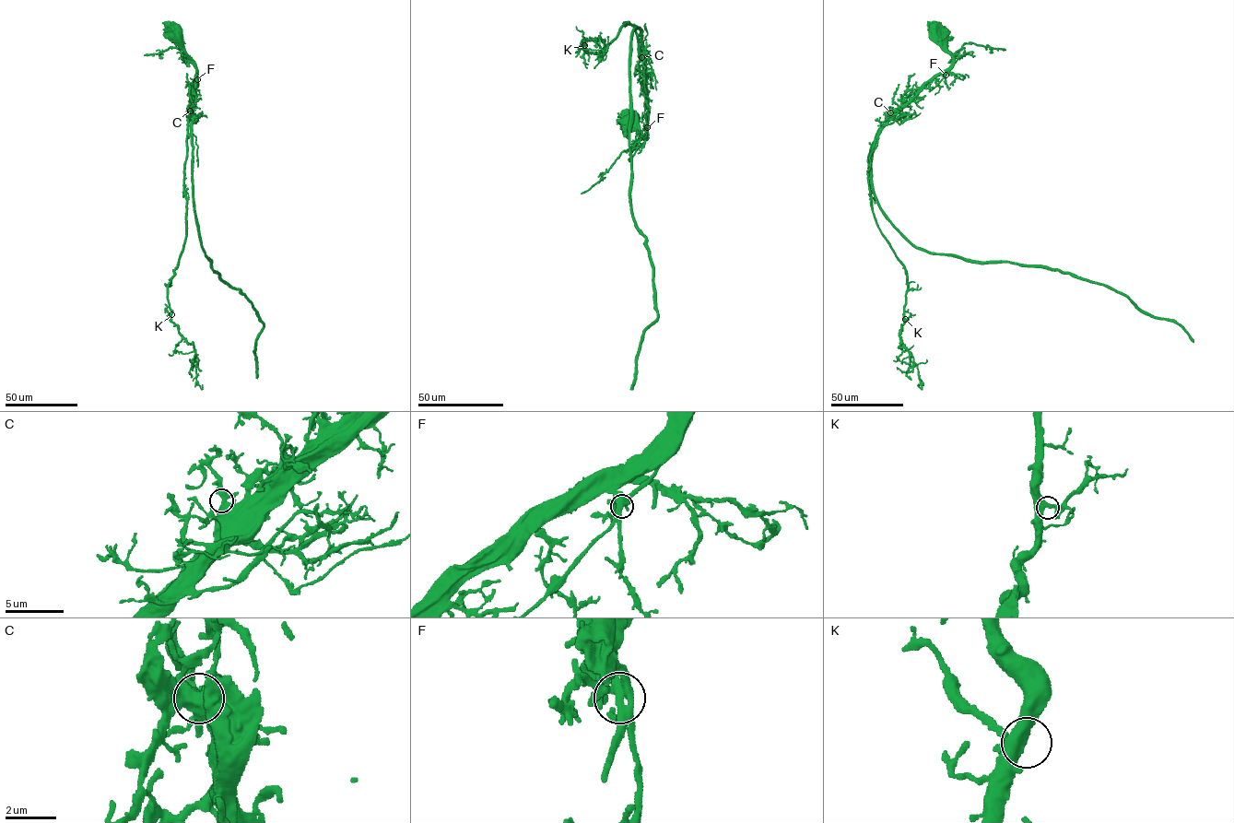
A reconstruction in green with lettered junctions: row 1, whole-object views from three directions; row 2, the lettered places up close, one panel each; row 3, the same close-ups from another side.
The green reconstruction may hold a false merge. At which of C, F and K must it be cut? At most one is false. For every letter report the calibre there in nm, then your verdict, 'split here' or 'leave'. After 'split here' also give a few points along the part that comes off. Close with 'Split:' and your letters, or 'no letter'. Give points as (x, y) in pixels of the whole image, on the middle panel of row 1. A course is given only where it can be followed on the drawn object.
C: calibre 440 nm; leave
F: calibre 440 nm; split here; course (647, 127), (647, 137), (629, 161)
K: calibre 360 nm; leave
Split: F

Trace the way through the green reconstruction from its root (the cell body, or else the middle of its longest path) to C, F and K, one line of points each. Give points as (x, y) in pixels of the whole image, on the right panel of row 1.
C: (936, 29), (952, 57), (952, 63), (890, 112)
F: (936, 29), (952, 57), (949, 70), (946, 75)
K: (936, 29), (952, 63), (892, 114), (879, 129), (868, 158), (874, 217), (907, 274), (905, 319)

